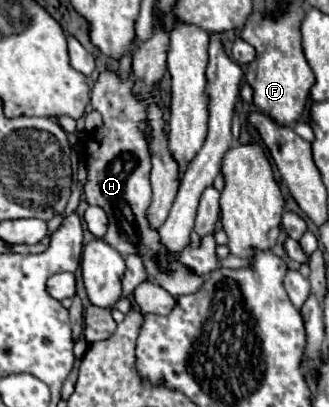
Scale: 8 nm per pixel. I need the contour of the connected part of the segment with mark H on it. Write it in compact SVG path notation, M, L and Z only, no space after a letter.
M102 72L92 88L92 106L100 112L102 126L90 132L86 140L88 180L84 186L84 196L88 204L100 206L108 216L108 232L104 240L120 254L138 254L144 262L148 280L162 286L174 298L180 298L198 292L206 278L184 266L178 256L162 244L158 230L150 226L146 212L152 204L152 166L148 140L138 130L138 124L146 120L146 108L142 108L130 90L132 78L128 82L120 82L114 72Z

